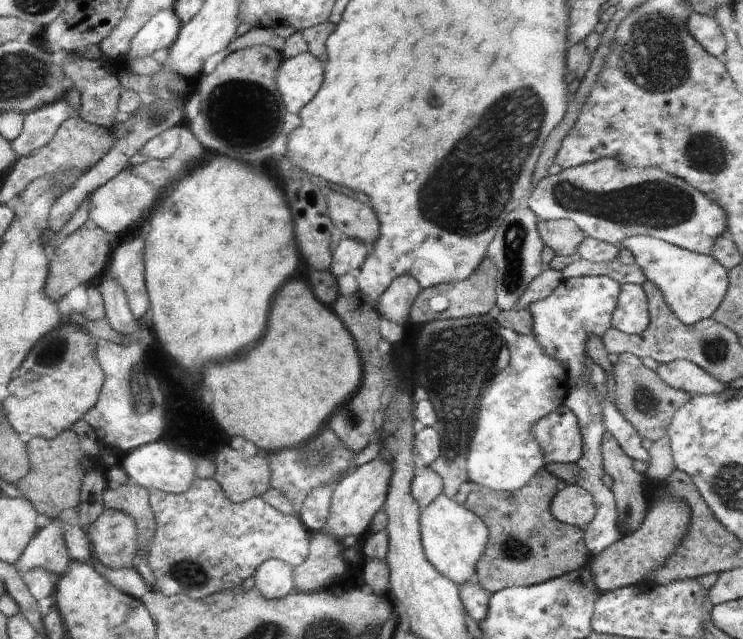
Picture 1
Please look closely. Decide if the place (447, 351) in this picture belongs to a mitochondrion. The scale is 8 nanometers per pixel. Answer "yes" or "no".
yes

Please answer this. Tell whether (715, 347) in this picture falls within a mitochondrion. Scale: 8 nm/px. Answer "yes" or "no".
yes

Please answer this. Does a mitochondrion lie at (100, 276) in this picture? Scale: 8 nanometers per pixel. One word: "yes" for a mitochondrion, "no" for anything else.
no

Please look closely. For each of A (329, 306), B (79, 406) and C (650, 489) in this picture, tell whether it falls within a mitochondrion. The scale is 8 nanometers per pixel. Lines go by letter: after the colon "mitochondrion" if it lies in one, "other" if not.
A: other
B: other
C: other

